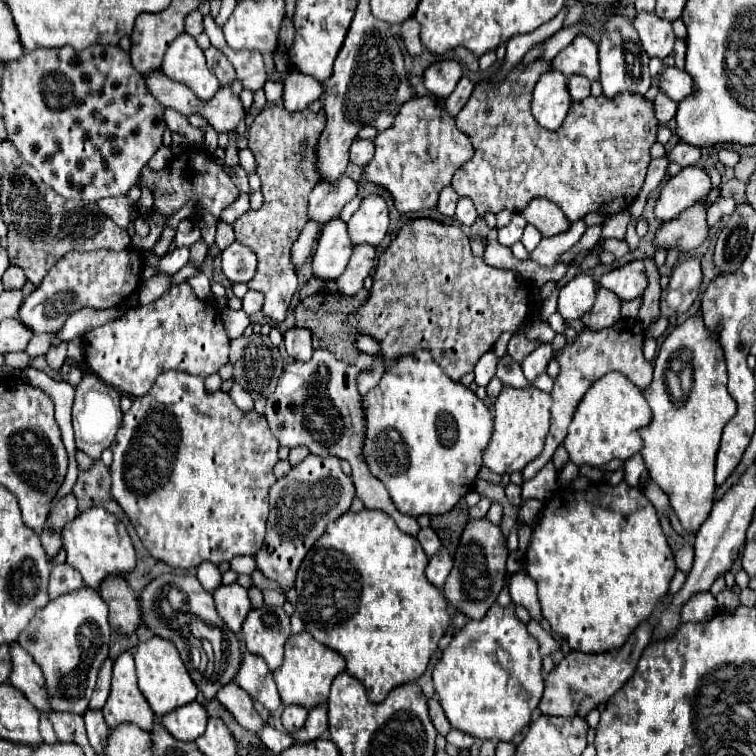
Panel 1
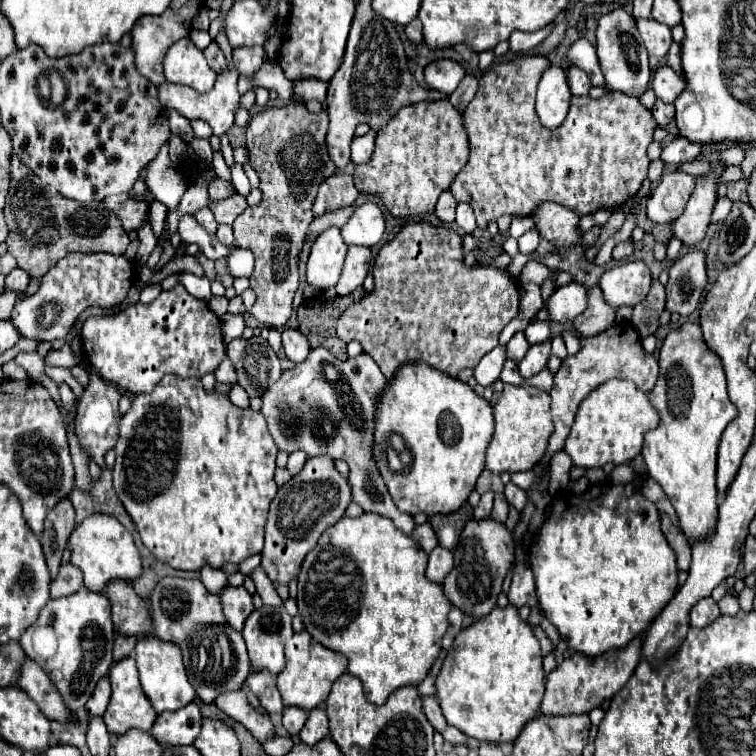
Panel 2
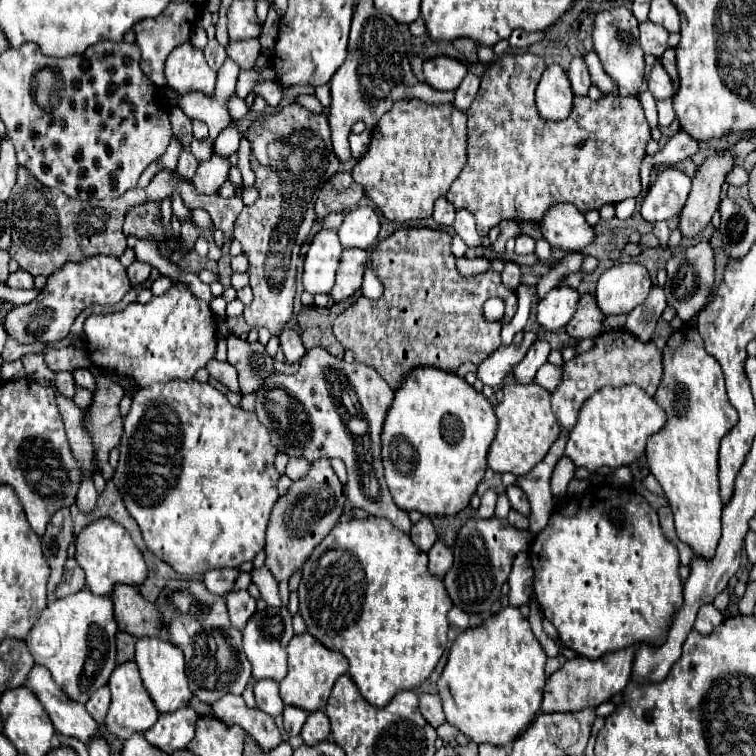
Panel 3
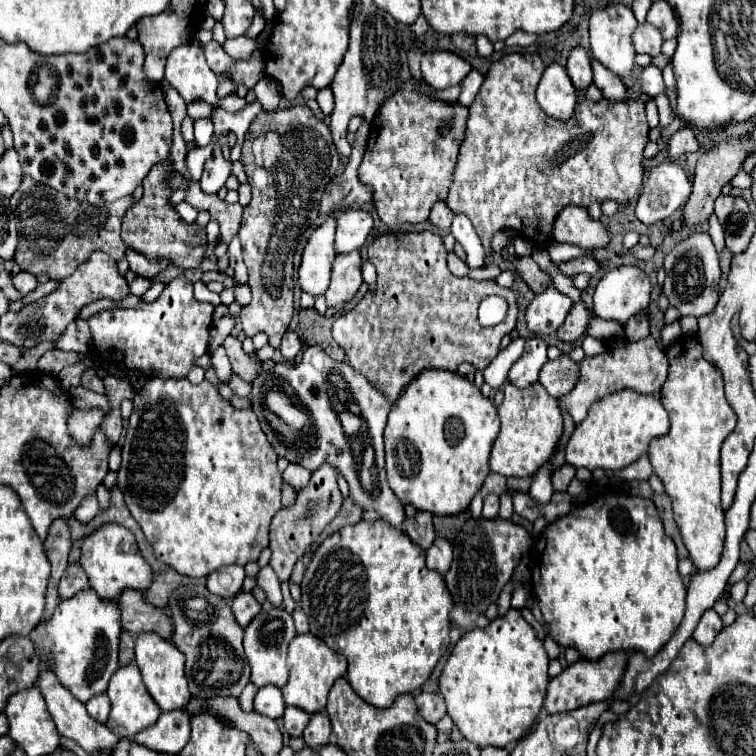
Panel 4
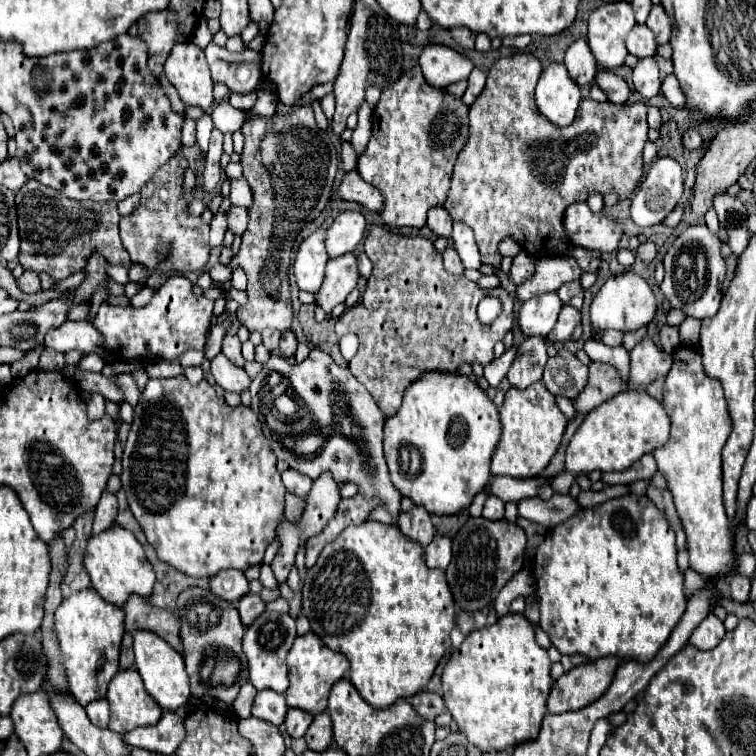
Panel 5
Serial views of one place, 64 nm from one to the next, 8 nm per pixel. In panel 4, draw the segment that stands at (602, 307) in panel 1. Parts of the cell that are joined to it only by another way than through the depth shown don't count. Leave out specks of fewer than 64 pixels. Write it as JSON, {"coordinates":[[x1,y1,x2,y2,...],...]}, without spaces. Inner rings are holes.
{"coordinates":[[576,302,570,308,562,326,556,330,556,338,562,340,562,342,574,342,574,340,586,336,588,322,590,322,590,312,586,310,584,302]]}

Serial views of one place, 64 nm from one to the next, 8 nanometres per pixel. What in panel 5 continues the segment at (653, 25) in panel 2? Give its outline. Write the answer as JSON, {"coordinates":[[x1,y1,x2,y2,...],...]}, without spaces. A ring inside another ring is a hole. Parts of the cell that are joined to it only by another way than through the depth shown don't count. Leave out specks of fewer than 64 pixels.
{"coordinates":[[636,24,636,26,628,32,626,48,628,48,628,52,630,52,632,56,636,56,636,58,646,58,646,56,654,56,658,46,654,44,654,34,650,32,650,28]]}

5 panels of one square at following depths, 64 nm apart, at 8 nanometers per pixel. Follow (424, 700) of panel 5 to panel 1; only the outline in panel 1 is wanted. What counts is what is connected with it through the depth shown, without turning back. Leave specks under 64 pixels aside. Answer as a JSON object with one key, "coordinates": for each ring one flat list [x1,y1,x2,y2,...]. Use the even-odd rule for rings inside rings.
{"coordinates":[[428,698,428,714,430,714,430,720,432,720,432,724,434,724,434,728,438,730,438,734,442,734,442,736,446,736,448,732,450,732,450,722,446,720,446,716,444,716,444,712,442,712,442,706,438,704,438,698]]}

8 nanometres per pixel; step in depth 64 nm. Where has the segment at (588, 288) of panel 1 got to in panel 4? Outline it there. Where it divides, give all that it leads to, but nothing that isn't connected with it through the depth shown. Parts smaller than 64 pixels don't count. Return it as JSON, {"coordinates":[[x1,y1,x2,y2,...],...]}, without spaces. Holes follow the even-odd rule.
{"coordinates":[[550,286,542,294,536,294,534,300,528,304,526,326,532,334,538,336,554,334,570,308,572,308,572,300]]}

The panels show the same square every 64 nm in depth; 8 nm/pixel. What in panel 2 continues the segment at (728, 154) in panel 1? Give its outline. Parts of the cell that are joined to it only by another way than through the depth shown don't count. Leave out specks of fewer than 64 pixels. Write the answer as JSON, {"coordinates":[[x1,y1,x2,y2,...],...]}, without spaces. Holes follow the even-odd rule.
{"coordinates":[[735,145,720,153,720,160,727,166,740,165,744,159,746,149,743,146]]}

